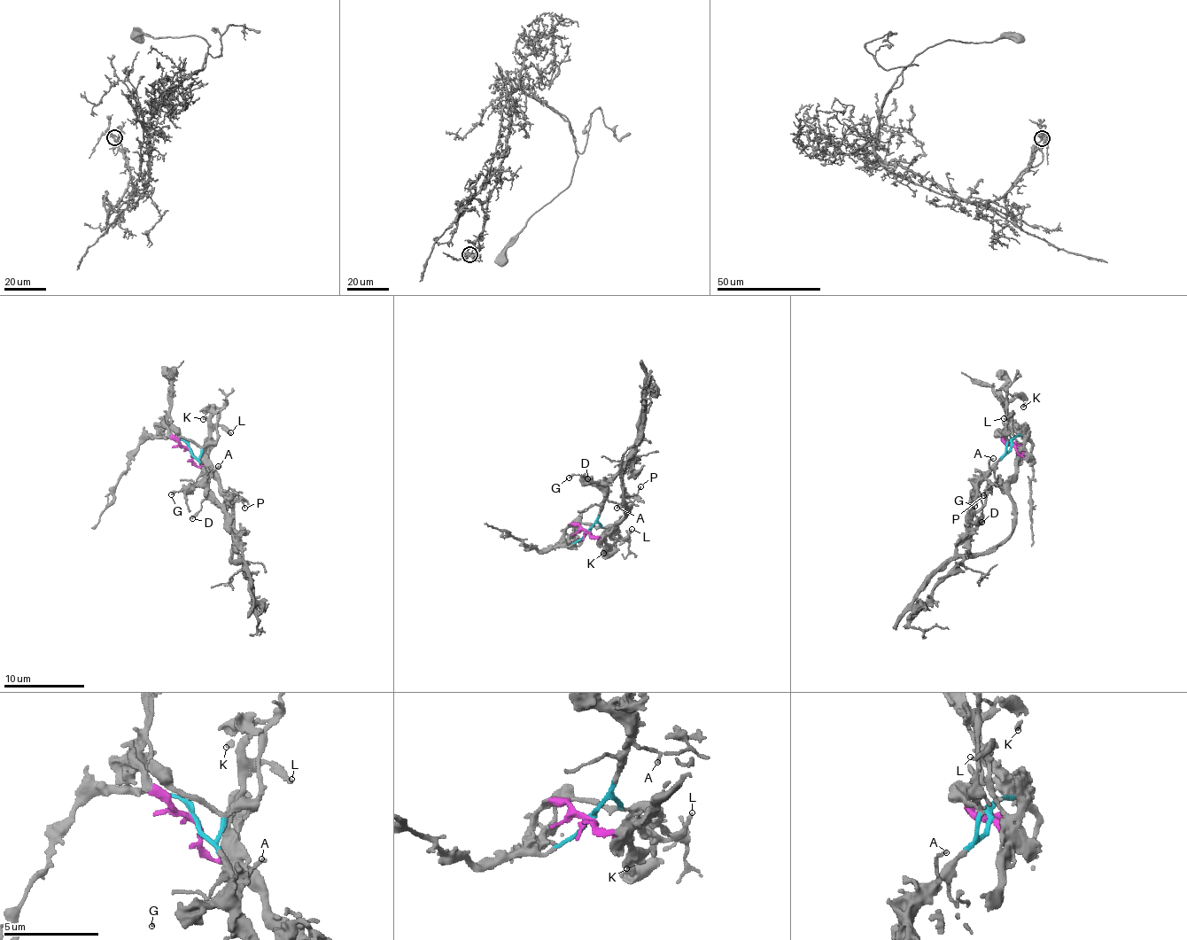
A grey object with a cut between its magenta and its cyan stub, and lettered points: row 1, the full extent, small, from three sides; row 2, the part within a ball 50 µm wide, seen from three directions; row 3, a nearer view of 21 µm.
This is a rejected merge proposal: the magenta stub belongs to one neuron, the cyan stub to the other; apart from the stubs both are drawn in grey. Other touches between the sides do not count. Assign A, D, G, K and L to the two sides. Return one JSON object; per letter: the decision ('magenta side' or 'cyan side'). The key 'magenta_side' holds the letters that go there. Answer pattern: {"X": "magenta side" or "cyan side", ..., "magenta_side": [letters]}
{"A": "cyan side", "D": "cyan side", "G": "cyan side", "K": "magenta side", "L": "magenta side", "magenta_side": ["K", "L"]}

